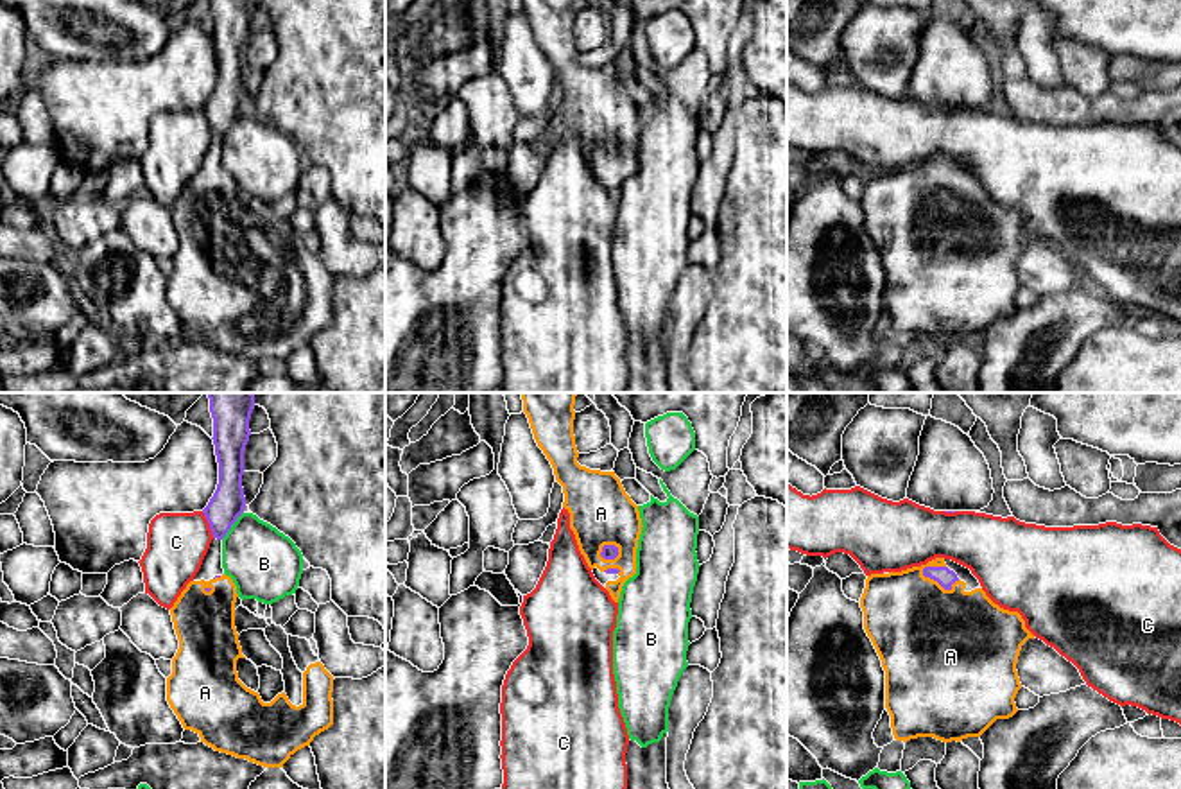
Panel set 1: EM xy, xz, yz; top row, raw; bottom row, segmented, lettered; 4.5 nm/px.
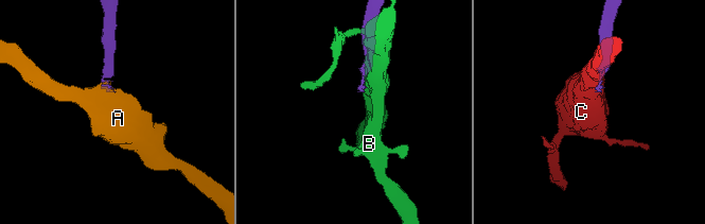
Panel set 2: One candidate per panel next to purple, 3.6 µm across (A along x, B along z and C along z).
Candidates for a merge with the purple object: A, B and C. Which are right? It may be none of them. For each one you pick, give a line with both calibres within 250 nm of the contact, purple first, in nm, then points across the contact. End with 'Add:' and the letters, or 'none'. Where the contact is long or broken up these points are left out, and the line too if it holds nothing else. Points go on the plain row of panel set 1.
A: 80/460 nm | across yz (941, 173), (939, 182), (927, 203), (927, 235)
Add: A

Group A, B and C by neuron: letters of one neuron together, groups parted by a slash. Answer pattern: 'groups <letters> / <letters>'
groups A / B / C

